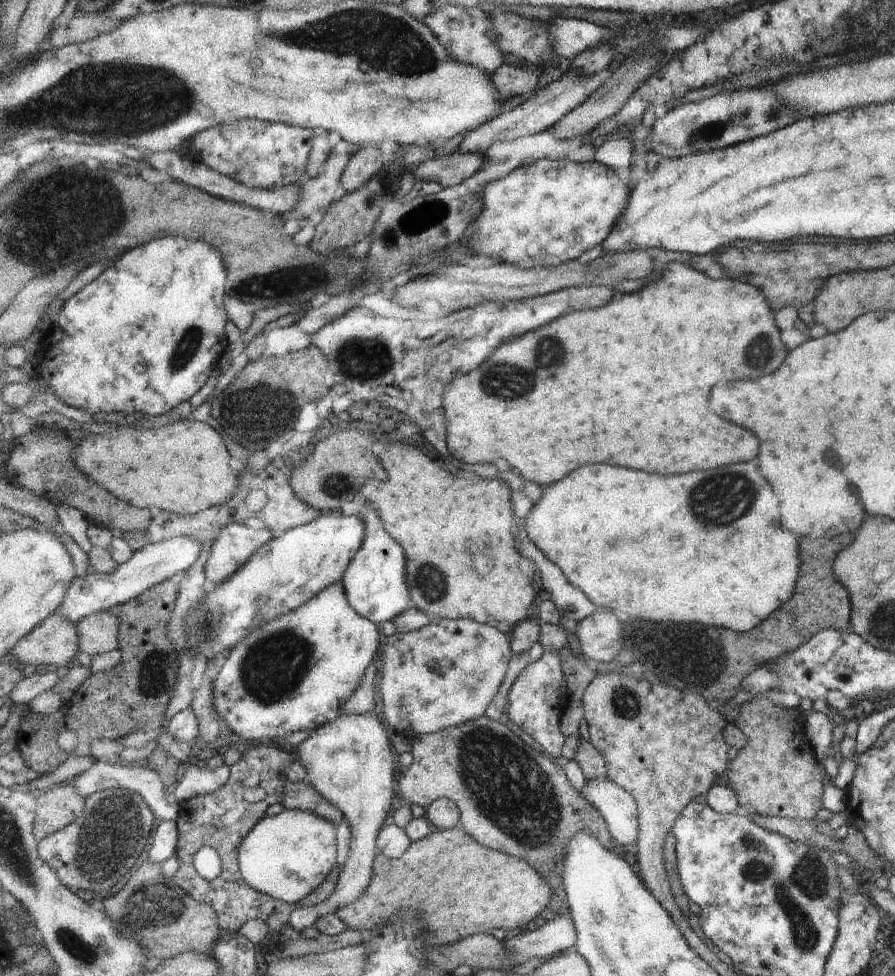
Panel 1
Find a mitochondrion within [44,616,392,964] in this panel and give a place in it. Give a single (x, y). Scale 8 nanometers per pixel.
(101, 854)

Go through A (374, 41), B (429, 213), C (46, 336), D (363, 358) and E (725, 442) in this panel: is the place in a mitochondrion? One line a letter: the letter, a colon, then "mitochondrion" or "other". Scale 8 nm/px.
A: mitochondrion
B: mitochondrion
C: other
D: mitochondrion
E: other

